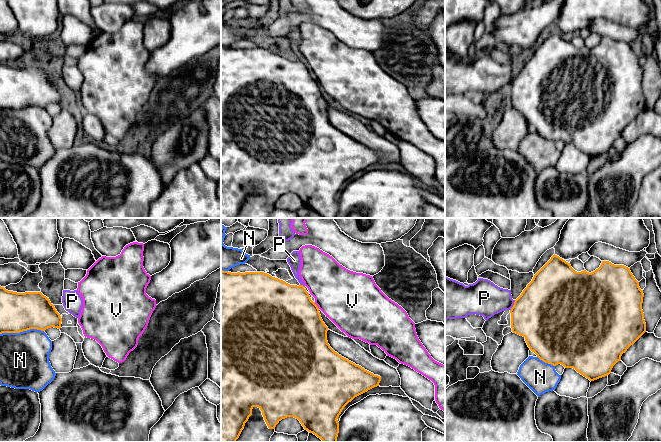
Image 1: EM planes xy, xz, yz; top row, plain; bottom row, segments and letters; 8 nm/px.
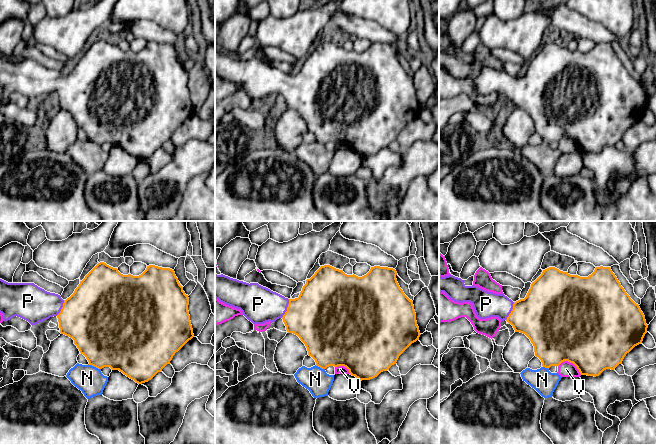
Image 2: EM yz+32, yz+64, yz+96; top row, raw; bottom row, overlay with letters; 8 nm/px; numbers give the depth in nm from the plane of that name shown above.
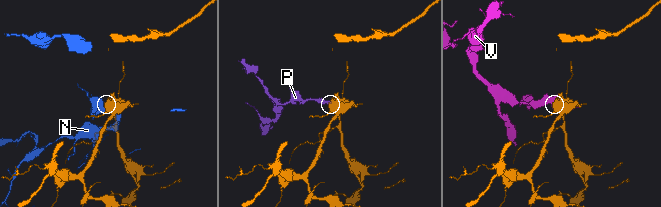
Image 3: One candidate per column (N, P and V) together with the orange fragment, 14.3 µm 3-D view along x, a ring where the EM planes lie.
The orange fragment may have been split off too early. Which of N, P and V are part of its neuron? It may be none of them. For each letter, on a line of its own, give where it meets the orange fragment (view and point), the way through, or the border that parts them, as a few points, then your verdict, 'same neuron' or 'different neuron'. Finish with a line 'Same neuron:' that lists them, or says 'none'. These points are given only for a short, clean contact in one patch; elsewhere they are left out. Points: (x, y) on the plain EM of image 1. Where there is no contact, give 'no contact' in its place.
N: xy (21, 107) | different neuron
P: yz (513, 81) | across yz (543, 89), (528, 88), (513, 81), (501, 75), (484, 74) | same neuron
V: xz (316, 81) | different neuron
Same neuron: P

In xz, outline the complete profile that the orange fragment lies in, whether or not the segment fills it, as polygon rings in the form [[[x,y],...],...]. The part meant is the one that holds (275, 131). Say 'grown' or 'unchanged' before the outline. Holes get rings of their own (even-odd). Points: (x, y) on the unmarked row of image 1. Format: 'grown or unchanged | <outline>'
grown | [[[293,27],[287,38],[299,62],[264,48],[231,49],[221,46],[221,218],[236,218],[254,183],[262,187],[269,205],[275,205],[282,195],[294,193],[305,206],[323,218],[337,218],[337,195],[344,183],[355,173],[379,162],[381,157],[380,152],[342,133],[330,123],[328,103],[299,51],[299,27]]]

